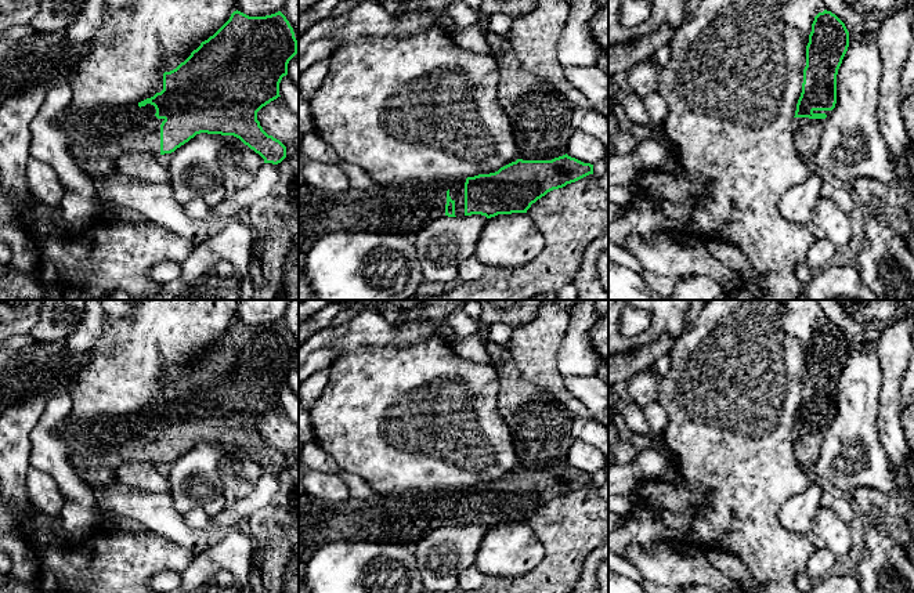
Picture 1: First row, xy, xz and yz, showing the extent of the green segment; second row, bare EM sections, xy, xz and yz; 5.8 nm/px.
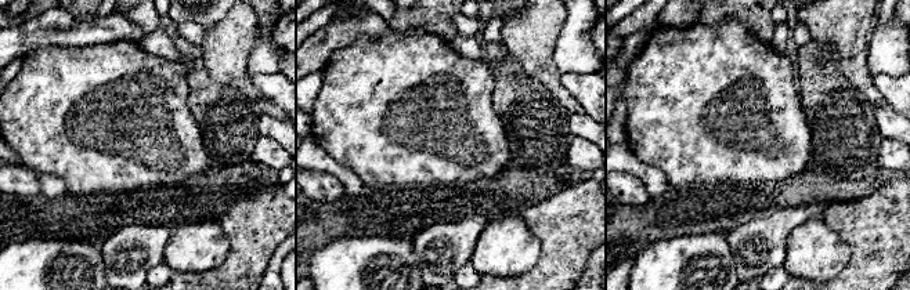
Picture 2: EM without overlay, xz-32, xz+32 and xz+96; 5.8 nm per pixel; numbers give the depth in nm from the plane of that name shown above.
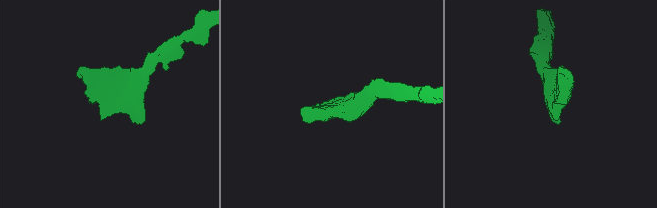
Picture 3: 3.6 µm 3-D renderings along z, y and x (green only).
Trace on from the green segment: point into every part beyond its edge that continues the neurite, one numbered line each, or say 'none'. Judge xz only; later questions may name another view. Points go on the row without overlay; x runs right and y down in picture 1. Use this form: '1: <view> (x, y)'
1: xz (405, 519)

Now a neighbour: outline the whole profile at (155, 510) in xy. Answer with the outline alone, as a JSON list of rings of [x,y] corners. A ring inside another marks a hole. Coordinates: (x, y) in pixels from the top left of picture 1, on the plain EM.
[[[113,480],[105,487],[93,488],[97,505],[108,517],[133,518],[149,531],[189,549],[194,554],[210,546],[206,529],[191,528],[176,509],[170,492],[152,492],[127,487]]]

